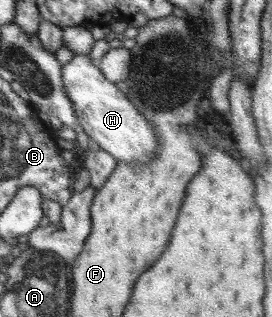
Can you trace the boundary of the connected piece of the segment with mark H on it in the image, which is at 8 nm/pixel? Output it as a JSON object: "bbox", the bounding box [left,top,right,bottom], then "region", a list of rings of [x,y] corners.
{"bbox":[60,54,159,164],"region":[[[75,54],[67,64],[62,65],[60,72],[65,95],[87,136],[119,161],[146,164],[149,159],[153,159],[155,149],[159,147],[159,140],[151,122],[147,122],[137,113],[134,105],[115,83],[103,77],[99,68],[93,66],[89,55]]]}

